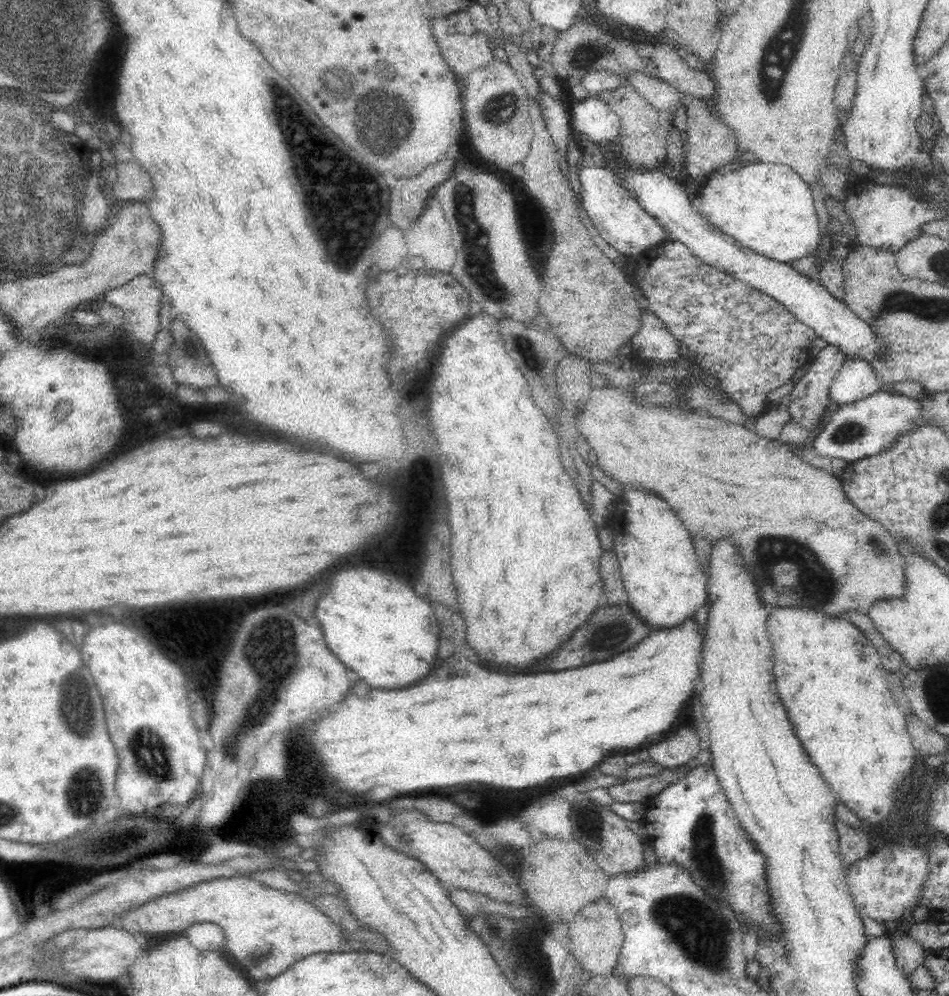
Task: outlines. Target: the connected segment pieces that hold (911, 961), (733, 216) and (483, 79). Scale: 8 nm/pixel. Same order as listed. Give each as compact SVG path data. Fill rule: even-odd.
M892 929L891 937L898 971L909 976L924 962L923 947L916 939L912 939L903 931Z
M750 164L726 176L715 173L701 187L696 202L699 212L722 233L776 262L806 258L820 242L823 230L818 228L813 192L790 166Z
M494 59L473 70L466 79L461 80L461 86L463 120L474 150L486 162L502 170L510 170L514 164L521 163L528 154L533 128L529 115L529 96L513 68L508 63Z

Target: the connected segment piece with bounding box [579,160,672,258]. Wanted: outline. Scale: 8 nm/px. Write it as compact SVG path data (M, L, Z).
M585 160L583 170L579 174L584 210L590 222L596 227L598 236L616 252L637 258L643 252L672 239L661 224L642 210L638 201L634 200L633 194L619 185L617 178L611 172L602 167L593 167L588 160Z

